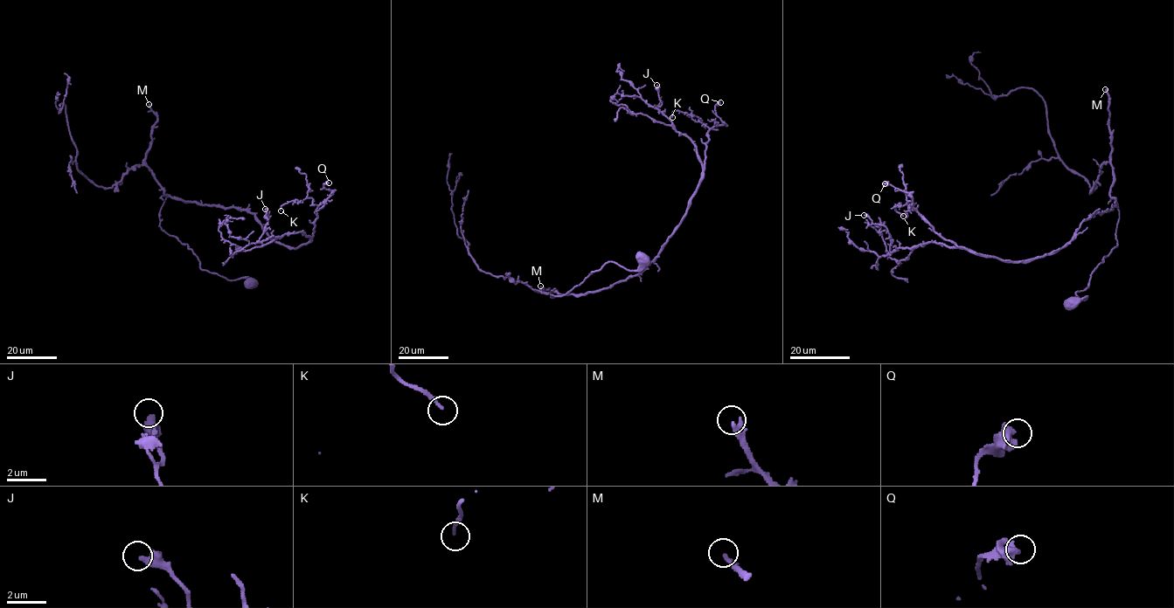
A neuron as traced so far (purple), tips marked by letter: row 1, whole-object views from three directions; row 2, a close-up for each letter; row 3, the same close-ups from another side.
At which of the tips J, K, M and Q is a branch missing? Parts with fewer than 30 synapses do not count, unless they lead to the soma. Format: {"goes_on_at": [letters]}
{"goes_on_at": ["M"]}

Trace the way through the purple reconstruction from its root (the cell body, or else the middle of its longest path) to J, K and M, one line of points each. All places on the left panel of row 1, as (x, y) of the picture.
J: (250, 282), (203, 270), (159, 213), (177, 197), (247, 209), (292, 248), (311, 238), (260, 241), (265, 209)
K: (250, 282), (203, 270), (160, 208), (247, 209), (275, 241), (306, 244), (313, 199), (281, 210)
M: (250, 282), (203, 270), (187, 245), (161, 228), (159, 213), (166, 195), (145, 162), (157, 120), (149, 104)

